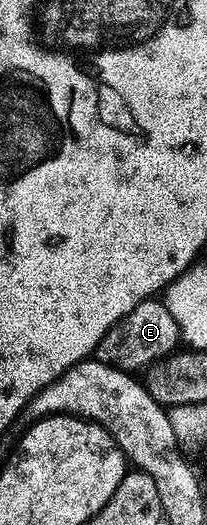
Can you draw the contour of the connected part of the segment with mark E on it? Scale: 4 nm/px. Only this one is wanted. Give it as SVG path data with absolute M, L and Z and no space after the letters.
M150 298L139 302L139 306L131 310L131 314L115 322L115 326L111 326L107 334L103 334L95 358L107 366L118 368L121 372L141 374L158 361L176 353L181 343L181 331L175 318L171 318L167 306L160 299Z

